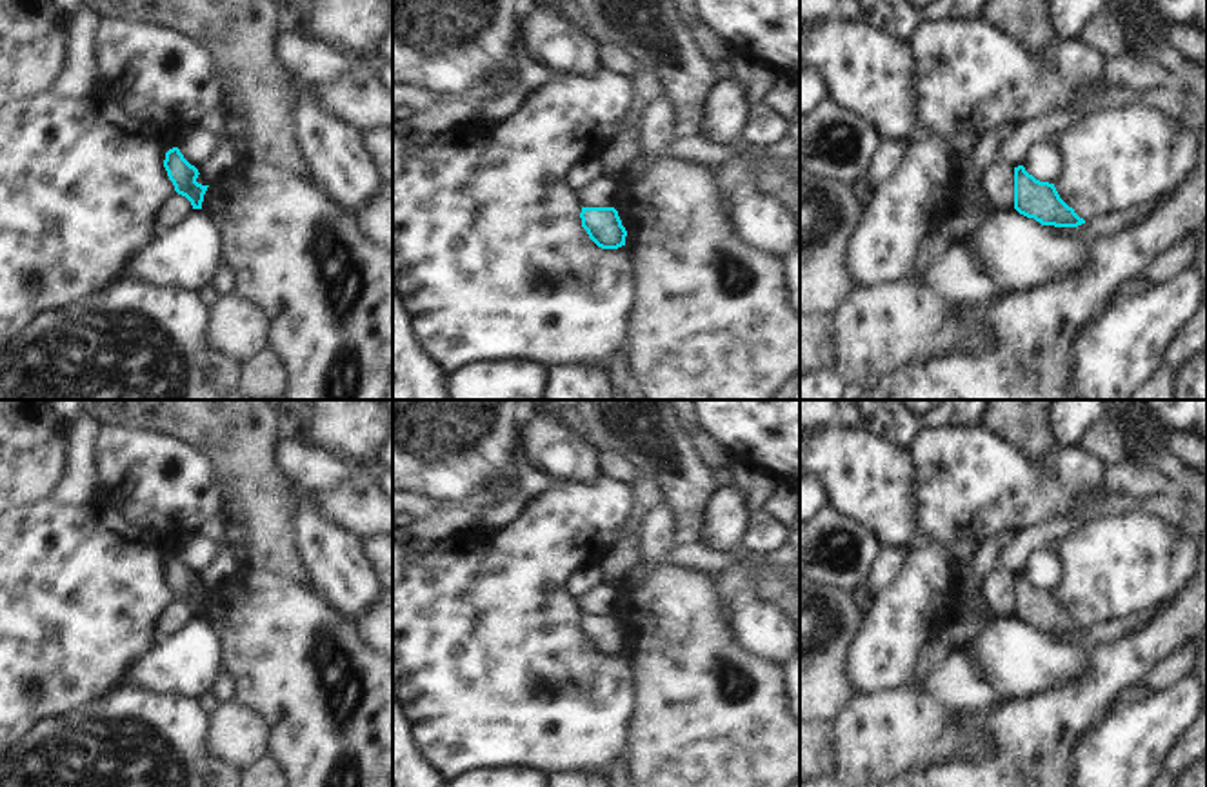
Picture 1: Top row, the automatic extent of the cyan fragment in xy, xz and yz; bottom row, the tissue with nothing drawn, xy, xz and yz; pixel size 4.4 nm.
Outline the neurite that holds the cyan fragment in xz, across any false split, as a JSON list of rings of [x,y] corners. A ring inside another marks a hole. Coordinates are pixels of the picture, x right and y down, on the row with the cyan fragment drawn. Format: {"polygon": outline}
{"polygon": [[[582,207],[580,218],[582,227],[598,247],[618,249],[625,245],[627,231],[614,207]]]}

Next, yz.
{"polygon": [[[1023,165],[1014,167],[1014,209],[1042,225],[1078,227],[1085,224],[1060,198],[1054,184],[1036,180]]]}

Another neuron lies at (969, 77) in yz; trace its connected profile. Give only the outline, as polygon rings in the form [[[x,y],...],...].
[[[983,18],[922,22],[913,35],[911,51],[914,58],[913,89],[920,136],[983,134],[1003,122],[1018,125],[1109,89],[1102,82],[1105,58],[1082,40],[1060,40],[1045,58],[1038,60]]]

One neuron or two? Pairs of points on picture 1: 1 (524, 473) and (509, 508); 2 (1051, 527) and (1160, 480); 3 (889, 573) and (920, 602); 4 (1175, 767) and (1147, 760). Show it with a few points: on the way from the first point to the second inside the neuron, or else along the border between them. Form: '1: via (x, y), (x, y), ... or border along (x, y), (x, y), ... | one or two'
1: via (524, 482), (524, 493), (518, 498) | one
2: border along (1171, 491), (1146, 497), (1109, 495) | two
3: border along (918, 546), (907, 557), (902, 571), (877, 595) | two
4: border along (1187, 729), (1171, 751), (1166, 767) | two

